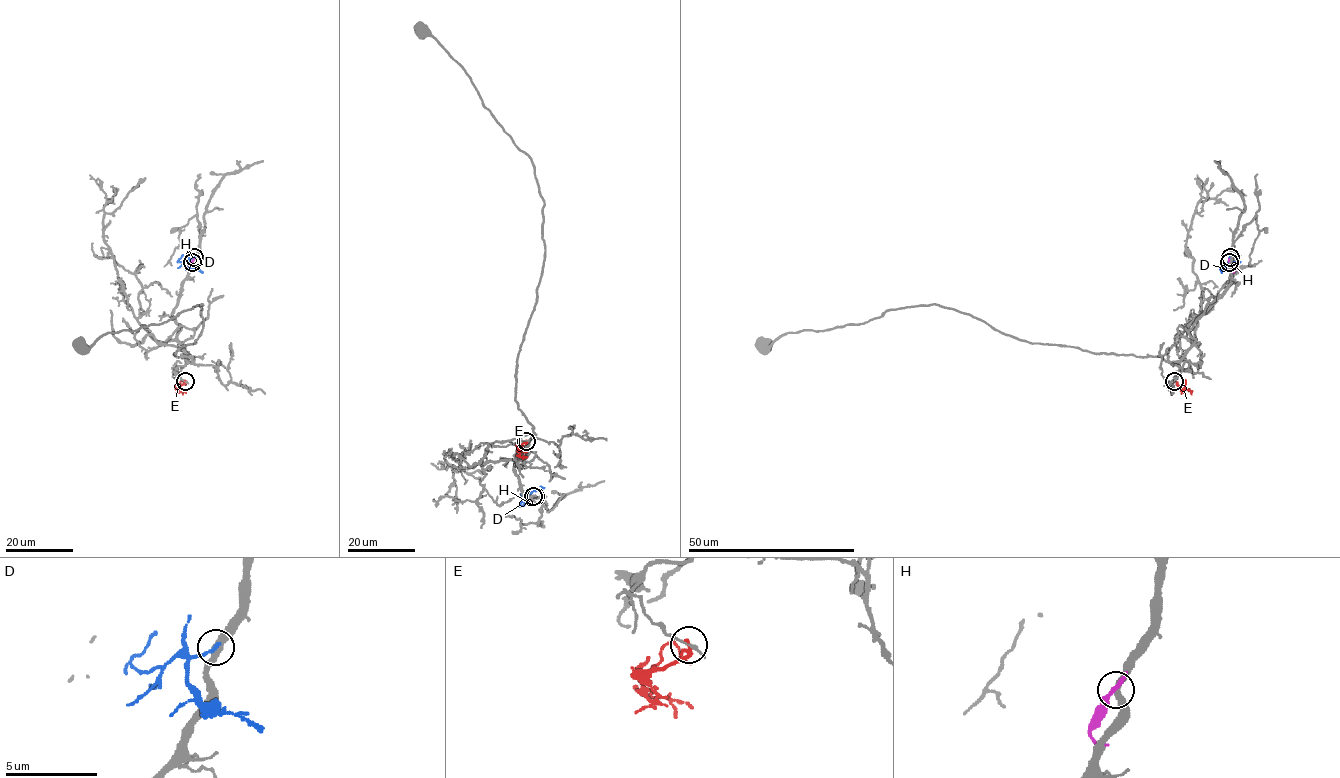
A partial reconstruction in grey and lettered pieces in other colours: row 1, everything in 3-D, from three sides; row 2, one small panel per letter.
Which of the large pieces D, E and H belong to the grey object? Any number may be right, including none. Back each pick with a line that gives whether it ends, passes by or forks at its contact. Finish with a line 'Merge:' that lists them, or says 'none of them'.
Merge: none of them

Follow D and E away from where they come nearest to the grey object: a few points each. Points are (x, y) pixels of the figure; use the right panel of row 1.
D: (1230, 257), (1221, 272)
E: (1175, 381), (1191, 392)

